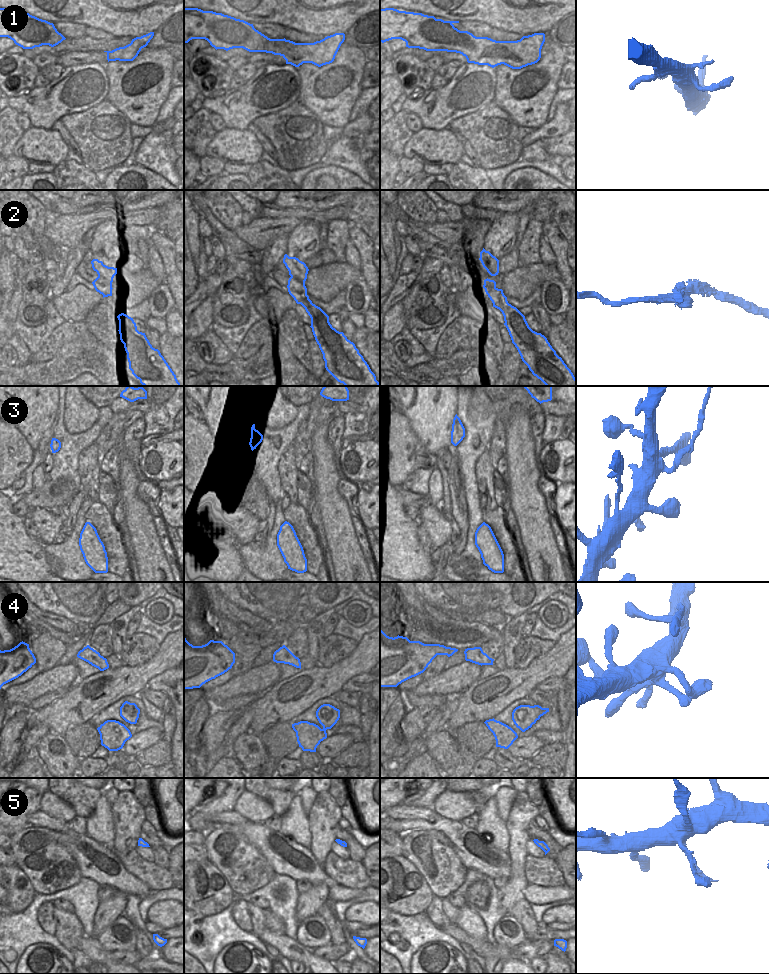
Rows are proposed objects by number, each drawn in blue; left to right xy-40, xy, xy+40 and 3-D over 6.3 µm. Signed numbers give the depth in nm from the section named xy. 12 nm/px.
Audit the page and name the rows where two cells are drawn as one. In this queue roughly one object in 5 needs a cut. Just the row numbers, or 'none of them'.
2, 3

